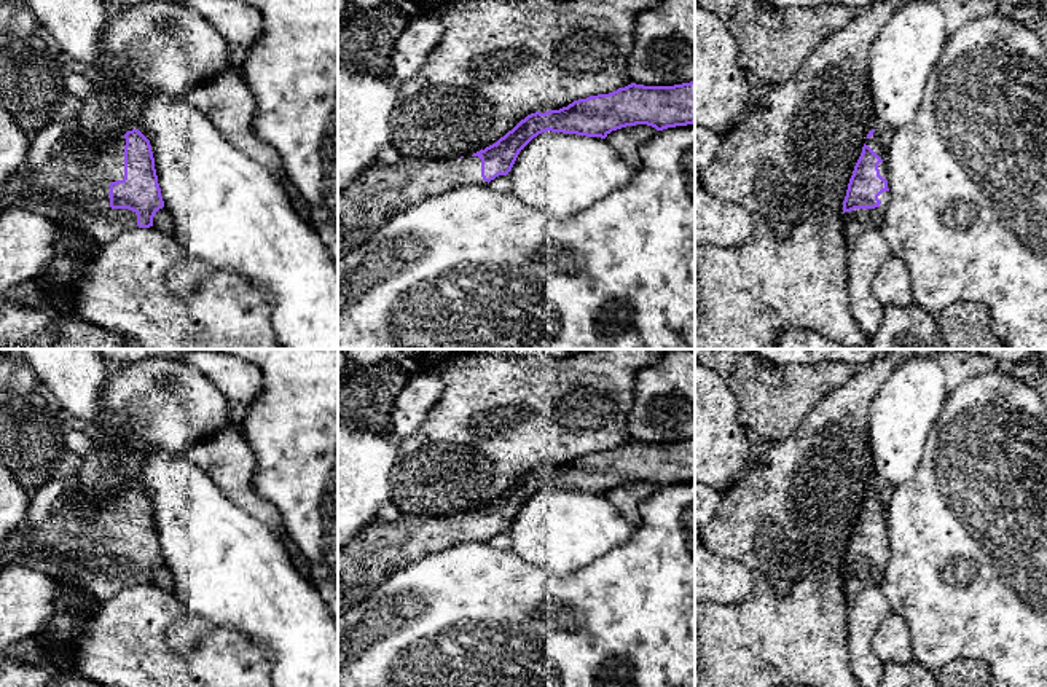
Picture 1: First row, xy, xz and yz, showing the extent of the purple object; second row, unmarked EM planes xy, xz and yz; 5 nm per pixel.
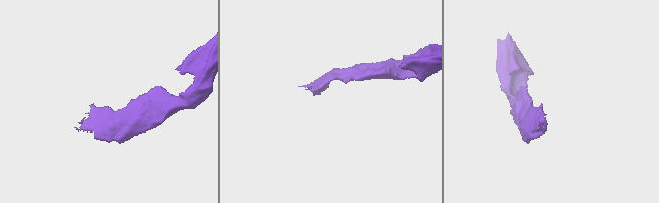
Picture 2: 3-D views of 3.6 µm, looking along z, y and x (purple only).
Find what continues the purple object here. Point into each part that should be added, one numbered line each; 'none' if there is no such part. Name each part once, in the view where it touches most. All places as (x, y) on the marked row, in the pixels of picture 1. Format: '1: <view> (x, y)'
1: xy (72, 188)

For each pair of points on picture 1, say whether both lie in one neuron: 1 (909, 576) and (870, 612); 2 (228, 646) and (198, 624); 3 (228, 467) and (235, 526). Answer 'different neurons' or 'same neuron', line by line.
1: different neurons
2: different neurons
3: different neurons

